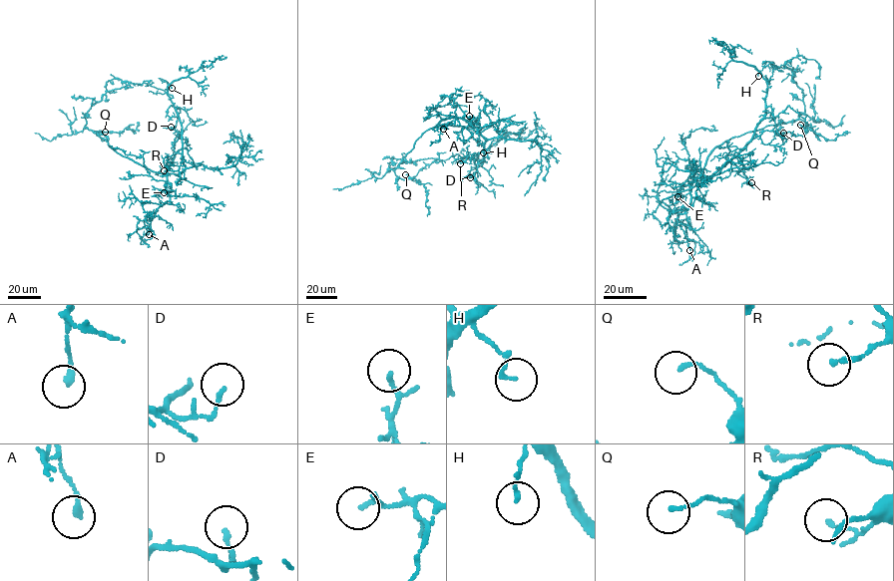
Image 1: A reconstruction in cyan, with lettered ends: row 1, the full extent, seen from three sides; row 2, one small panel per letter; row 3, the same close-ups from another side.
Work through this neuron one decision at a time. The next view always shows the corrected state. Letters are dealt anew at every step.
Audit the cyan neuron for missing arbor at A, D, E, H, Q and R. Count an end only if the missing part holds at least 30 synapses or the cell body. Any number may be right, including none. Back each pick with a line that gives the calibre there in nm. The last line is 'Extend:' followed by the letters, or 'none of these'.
Extend: none of these

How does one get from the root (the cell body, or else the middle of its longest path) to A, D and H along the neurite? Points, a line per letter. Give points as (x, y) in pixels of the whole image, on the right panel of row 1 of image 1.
A: (706, 159), (701, 176), (692, 182), (688, 207), (677, 218), (685, 226), (689, 250)
D: (706, 159), (700, 173), (706, 181), (763, 131), (774, 131), (779, 136), (783, 133)
H: (706, 159), (700, 173), (706, 181), (751, 138), (764, 113), (767, 83), (758, 72), (758, 76)

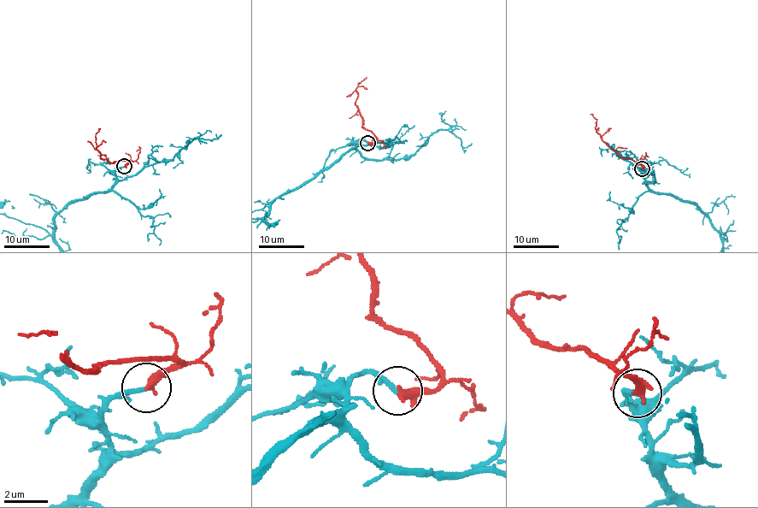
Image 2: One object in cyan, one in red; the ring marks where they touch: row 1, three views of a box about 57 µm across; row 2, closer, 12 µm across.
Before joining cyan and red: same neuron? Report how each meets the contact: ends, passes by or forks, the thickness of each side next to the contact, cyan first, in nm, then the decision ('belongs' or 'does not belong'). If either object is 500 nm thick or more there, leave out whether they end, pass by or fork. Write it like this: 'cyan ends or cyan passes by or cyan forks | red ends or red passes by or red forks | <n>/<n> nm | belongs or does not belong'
cyan passes by | red passes by | 130/280 nm | belongs

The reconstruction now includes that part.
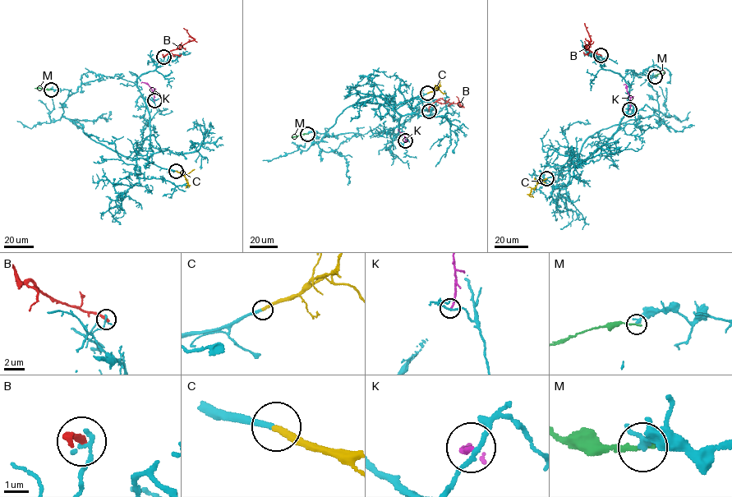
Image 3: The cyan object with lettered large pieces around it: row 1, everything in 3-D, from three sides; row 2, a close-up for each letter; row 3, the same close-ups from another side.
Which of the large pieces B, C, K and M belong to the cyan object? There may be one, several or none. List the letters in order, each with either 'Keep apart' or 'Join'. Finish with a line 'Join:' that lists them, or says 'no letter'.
B: Keep apart
C: Join
K: Keep apart
M: Keep apart
Join: C

